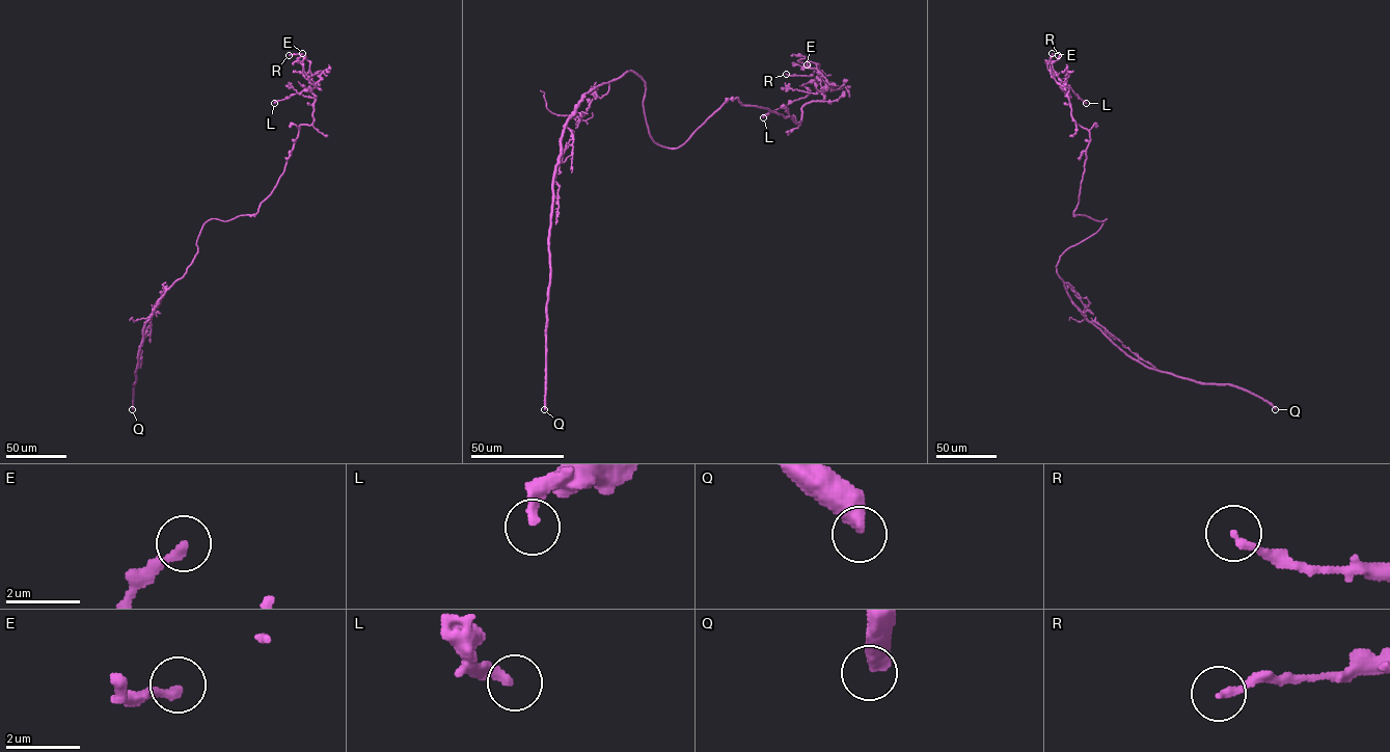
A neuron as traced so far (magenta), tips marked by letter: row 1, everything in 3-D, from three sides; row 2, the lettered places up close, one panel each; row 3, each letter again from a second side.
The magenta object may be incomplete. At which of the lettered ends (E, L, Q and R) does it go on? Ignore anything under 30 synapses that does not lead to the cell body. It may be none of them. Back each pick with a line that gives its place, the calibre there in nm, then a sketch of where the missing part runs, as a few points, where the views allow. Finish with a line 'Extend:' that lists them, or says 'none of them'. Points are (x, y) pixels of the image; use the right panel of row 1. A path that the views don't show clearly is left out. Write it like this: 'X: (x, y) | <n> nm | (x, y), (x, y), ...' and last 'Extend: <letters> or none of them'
Q: (1275, 409) | 500 nm
Extend: Q

